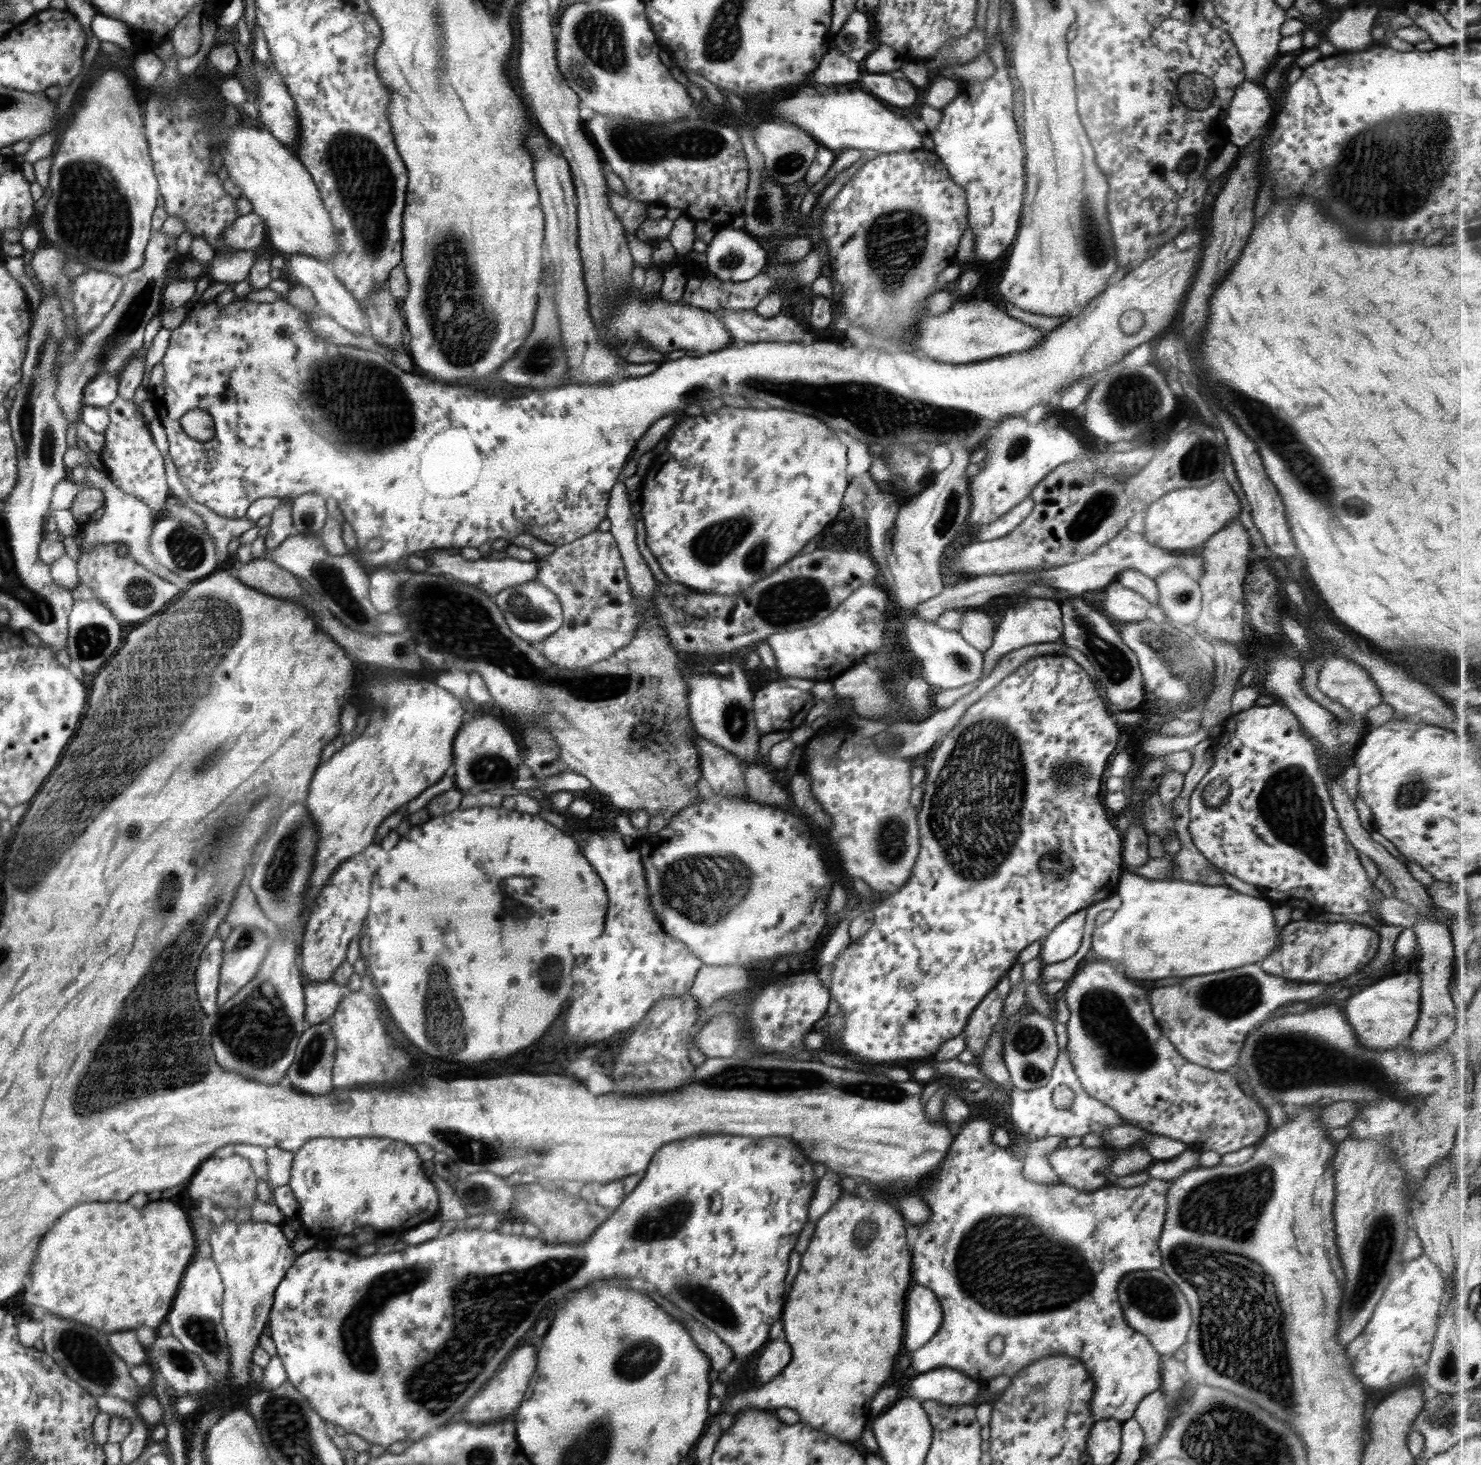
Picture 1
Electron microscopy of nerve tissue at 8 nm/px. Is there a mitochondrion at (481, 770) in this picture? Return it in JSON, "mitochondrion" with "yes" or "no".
{"mitochondrion":"yes"}

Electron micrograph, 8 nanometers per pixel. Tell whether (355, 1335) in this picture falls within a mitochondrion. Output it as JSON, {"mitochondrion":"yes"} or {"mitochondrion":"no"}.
{"mitochondrion":"yes"}

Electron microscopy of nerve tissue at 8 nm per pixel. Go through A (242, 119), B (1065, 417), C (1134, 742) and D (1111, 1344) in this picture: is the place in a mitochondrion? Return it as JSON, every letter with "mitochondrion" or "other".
{"A":"other","B":"other","C":"other","D":"other"}

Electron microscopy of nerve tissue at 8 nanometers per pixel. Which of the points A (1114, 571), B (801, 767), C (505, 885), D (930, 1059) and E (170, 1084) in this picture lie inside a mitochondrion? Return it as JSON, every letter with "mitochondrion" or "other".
{"A":"other","B":"other","C":"other","D":"other","E":"other"}

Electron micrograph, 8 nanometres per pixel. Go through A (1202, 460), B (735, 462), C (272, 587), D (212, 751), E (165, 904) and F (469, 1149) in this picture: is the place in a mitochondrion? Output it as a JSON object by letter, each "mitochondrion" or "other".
{"A":"mitochondrion","B":"other","C":"other","D":"mitochondrion","E":"mitochondrion","F":"mitochondrion"}

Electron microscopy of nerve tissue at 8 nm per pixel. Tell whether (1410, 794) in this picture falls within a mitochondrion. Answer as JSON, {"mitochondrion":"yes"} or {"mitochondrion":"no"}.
{"mitochondrion":"yes"}

